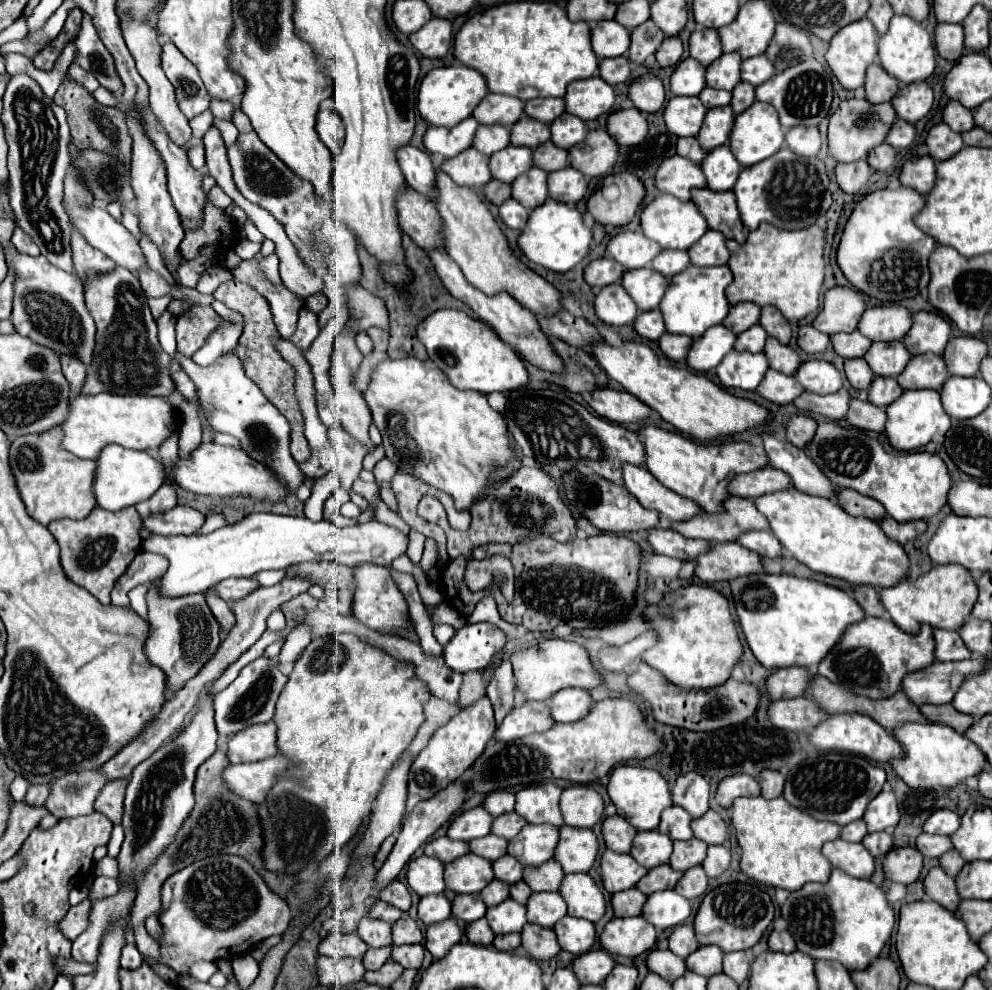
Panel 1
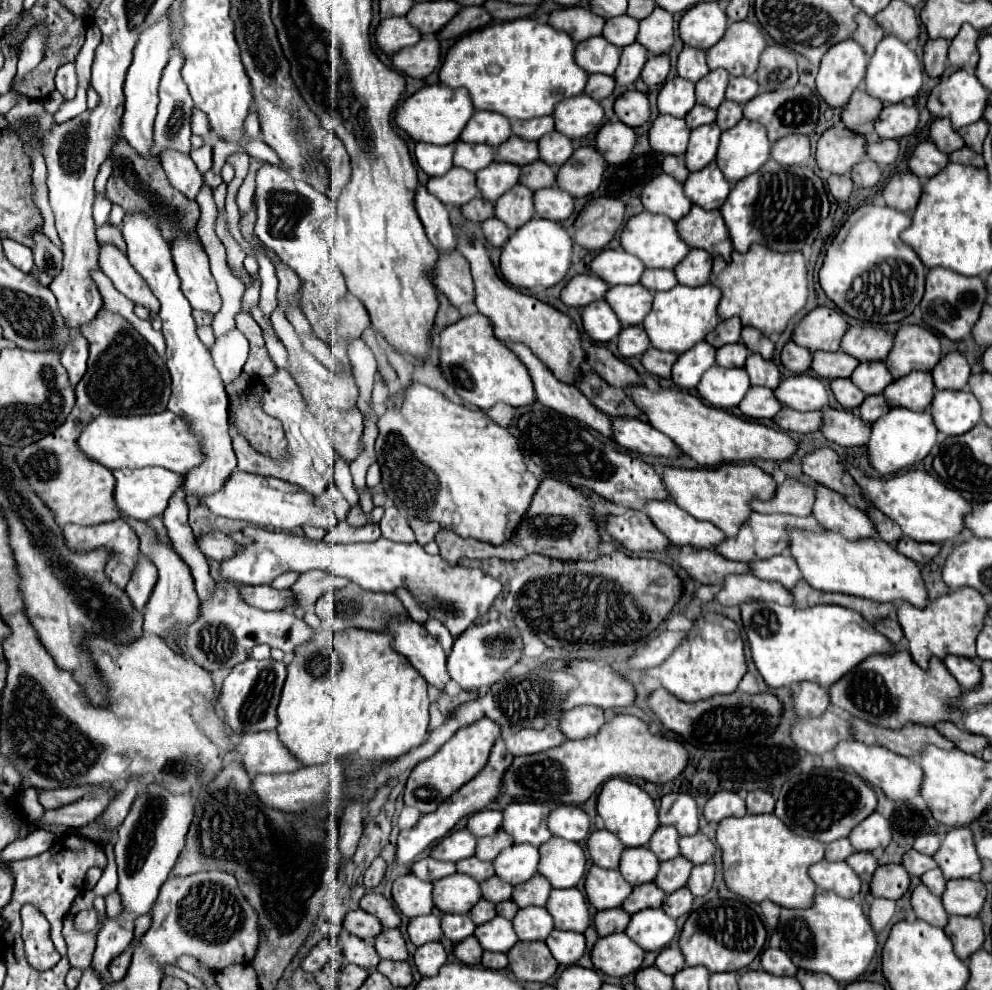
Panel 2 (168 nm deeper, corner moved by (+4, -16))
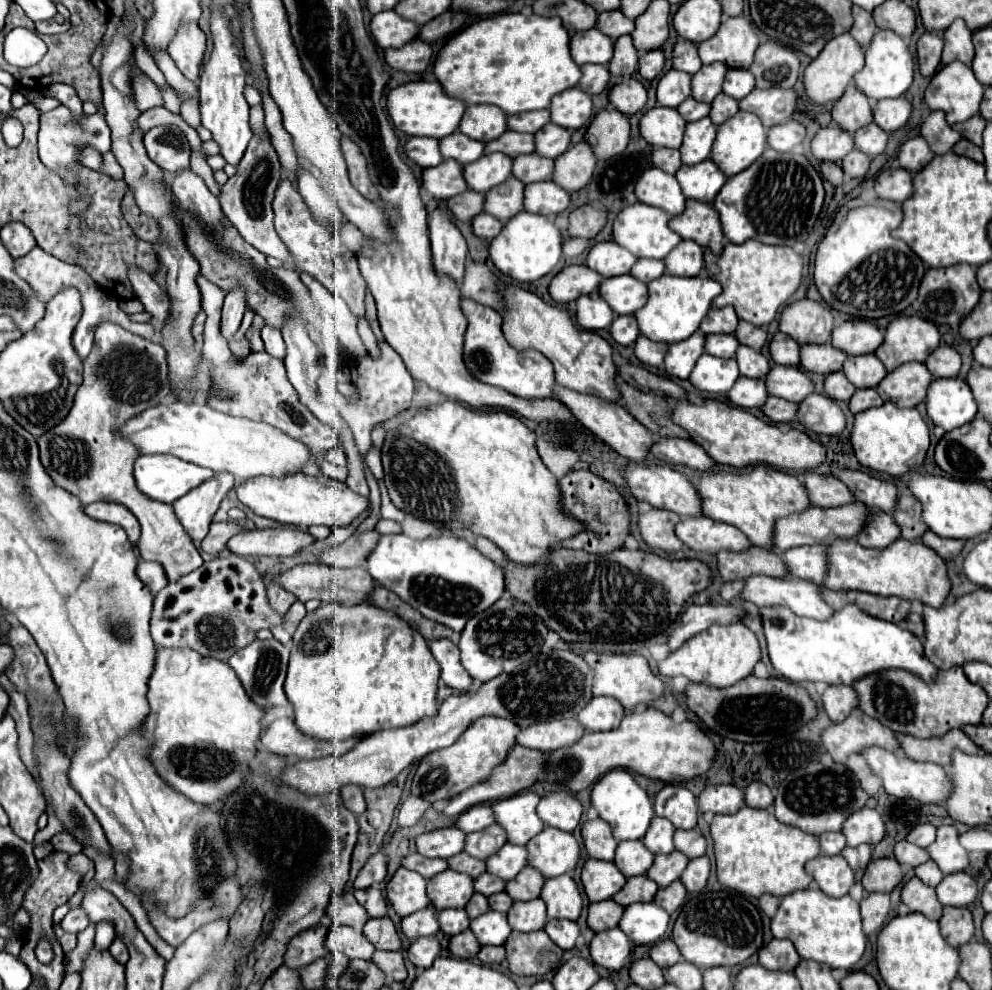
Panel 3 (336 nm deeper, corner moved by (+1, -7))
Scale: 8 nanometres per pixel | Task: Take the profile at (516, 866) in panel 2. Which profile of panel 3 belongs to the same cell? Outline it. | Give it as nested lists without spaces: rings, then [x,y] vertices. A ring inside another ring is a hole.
[[[506,843],[498,853],[486,859],[486,871],[498,875],[504,881],[510,881],[526,867],[526,861],[528,861],[526,847]]]

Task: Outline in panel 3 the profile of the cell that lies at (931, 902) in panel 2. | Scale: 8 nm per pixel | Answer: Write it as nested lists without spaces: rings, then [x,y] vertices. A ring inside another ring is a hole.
[[[912,877],[910,881],[904,883],[900,899],[910,911],[918,911],[918,913],[926,915],[928,919],[938,921],[942,917],[942,905],[936,897],[936,891],[928,885],[924,885],[918,877]]]

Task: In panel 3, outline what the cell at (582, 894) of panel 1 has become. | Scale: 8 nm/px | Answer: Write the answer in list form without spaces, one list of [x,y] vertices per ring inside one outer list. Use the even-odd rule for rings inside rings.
[[[570,875],[546,879],[540,899],[546,903],[548,919],[576,921],[582,911],[582,895]]]

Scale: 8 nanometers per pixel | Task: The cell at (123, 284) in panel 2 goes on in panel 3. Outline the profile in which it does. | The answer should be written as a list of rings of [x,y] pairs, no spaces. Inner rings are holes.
[[[130,267],[128,277],[138,299],[144,305],[144,311],[150,313],[156,323],[162,323],[162,319],[166,319],[166,311],[170,311],[168,295],[162,291],[162,287],[158,287],[158,283],[154,283],[154,279],[148,273],[144,273],[138,267]]]

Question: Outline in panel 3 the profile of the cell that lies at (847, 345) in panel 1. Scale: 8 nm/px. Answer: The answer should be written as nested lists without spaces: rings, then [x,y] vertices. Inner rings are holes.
[[[812,343],[812,345],[800,347],[800,365],[810,373],[828,375],[828,373],[840,371],[844,361],[846,361],[846,355],[842,351],[830,347],[830,343],[826,343],[826,345]]]

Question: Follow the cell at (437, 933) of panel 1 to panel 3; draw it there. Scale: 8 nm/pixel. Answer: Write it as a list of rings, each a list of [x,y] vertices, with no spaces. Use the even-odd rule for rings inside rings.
[[[420,937],[420,939],[412,941],[412,945],[408,949],[408,959],[418,969],[426,969],[432,965],[432,961],[438,957],[438,953],[440,953],[440,943],[436,937]]]

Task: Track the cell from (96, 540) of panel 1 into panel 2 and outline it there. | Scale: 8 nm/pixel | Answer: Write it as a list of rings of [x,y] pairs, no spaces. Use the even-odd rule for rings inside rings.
[[[111,520],[111,522],[103,522],[97,526],[75,526],[75,524],[67,524],[63,526],[63,538],[65,538],[65,546],[71,552],[93,552],[93,550],[107,550],[111,552],[107,564],[105,564],[105,576],[121,590],[125,590],[127,580],[131,576],[131,570],[137,562],[137,552],[139,552],[139,538],[135,534],[135,530],[123,520]]]

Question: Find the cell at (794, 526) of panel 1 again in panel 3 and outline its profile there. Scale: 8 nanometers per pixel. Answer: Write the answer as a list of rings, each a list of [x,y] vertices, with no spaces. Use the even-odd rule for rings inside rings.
[[[838,539],[828,547],[828,577],[824,579],[826,589],[834,591],[866,591],[874,595],[896,595],[906,601],[920,601],[930,607],[942,607],[950,593],[950,577],[942,557],[920,541],[898,539],[880,551],[866,549],[854,539]]]

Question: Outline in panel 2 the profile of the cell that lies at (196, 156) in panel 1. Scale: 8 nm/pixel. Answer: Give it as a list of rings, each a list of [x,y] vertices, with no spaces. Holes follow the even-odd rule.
[[[203,144],[199,150],[191,150],[191,158],[197,164],[199,172],[205,174],[211,168],[211,144]]]

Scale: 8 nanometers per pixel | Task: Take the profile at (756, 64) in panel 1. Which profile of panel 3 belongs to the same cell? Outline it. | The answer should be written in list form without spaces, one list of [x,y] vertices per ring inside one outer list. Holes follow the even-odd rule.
[[[728,69],[724,85],[722,85],[722,93],[740,101],[752,89],[754,89],[754,77],[750,75],[748,69]]]

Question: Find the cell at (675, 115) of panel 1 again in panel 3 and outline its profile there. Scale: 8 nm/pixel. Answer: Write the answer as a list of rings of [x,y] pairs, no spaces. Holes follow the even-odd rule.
[[[652,107],[640,119],[640,135],[652,147],[670,147],[678,149],[682,145],[686,121],[678,115],[676,109],[670,107]]]

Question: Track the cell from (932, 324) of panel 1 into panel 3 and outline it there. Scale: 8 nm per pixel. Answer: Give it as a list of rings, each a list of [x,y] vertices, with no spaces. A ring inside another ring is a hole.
[[[894,317],[884,333],[876,355],[888,371],[908,361],[926,361],[938,347],[940,333],[934,323],[922,317]]]

